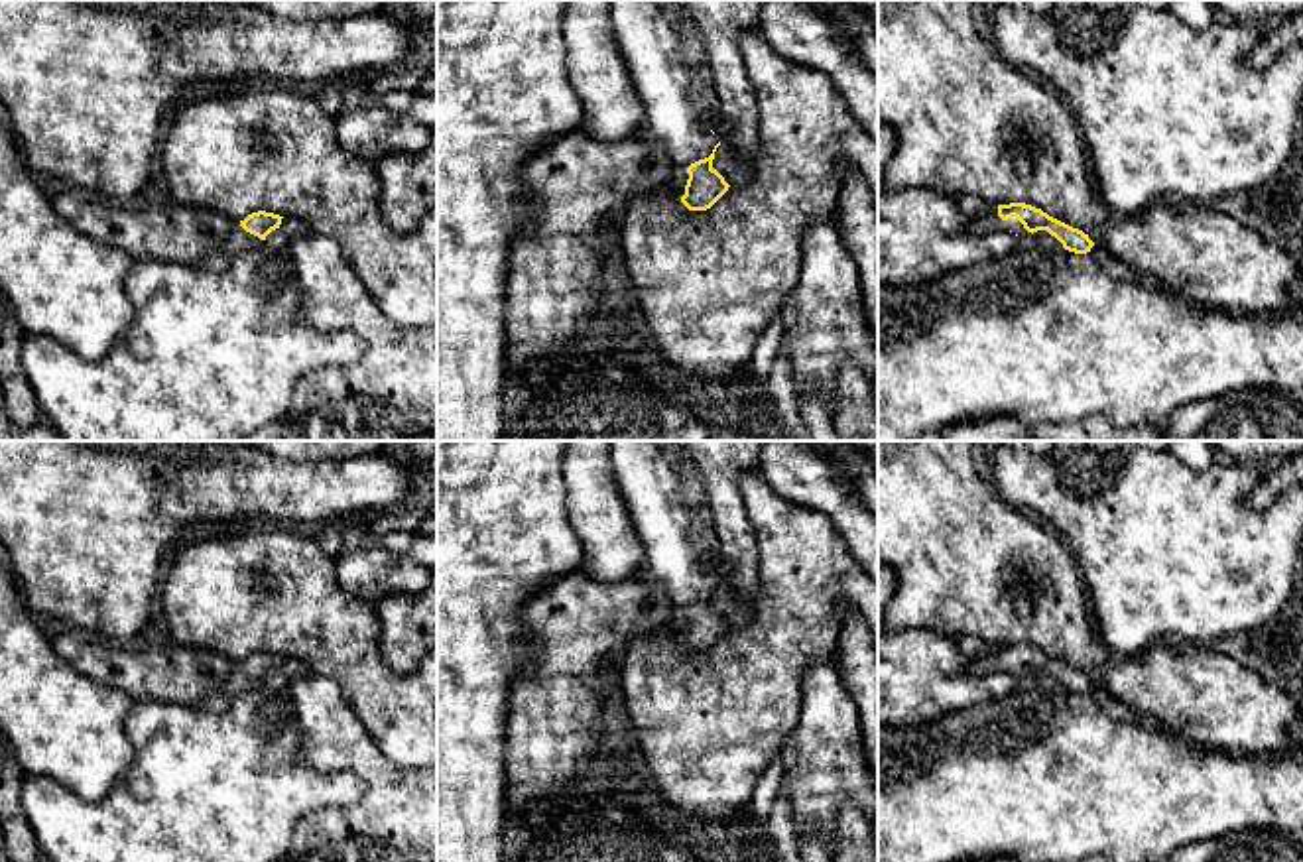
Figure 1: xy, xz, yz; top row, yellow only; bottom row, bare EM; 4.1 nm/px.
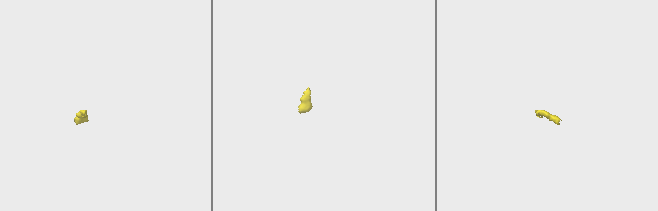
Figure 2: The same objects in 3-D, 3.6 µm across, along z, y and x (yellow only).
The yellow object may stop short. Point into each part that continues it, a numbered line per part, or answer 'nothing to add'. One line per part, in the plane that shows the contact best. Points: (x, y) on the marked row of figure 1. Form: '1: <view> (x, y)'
1: xz (662, 58)
2: yz (1113, 266)

